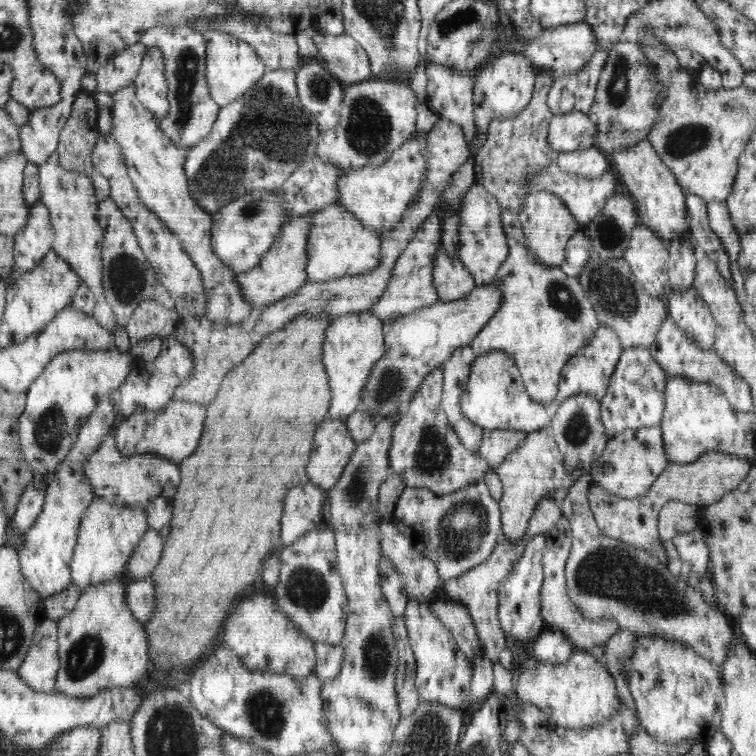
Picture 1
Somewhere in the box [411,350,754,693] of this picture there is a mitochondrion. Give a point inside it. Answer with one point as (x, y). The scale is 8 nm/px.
(610, 571)

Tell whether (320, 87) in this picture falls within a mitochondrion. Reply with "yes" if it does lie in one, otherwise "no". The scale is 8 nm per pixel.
yes

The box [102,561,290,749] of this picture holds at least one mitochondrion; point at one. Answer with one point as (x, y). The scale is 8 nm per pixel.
(262, 710)

